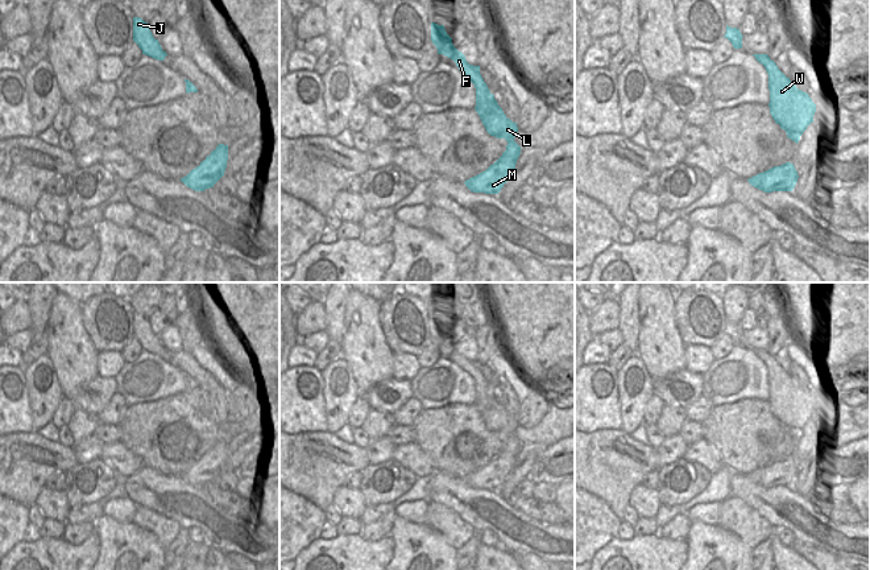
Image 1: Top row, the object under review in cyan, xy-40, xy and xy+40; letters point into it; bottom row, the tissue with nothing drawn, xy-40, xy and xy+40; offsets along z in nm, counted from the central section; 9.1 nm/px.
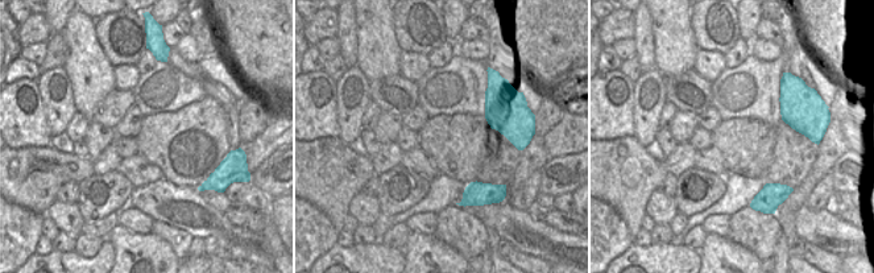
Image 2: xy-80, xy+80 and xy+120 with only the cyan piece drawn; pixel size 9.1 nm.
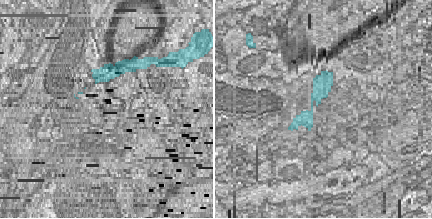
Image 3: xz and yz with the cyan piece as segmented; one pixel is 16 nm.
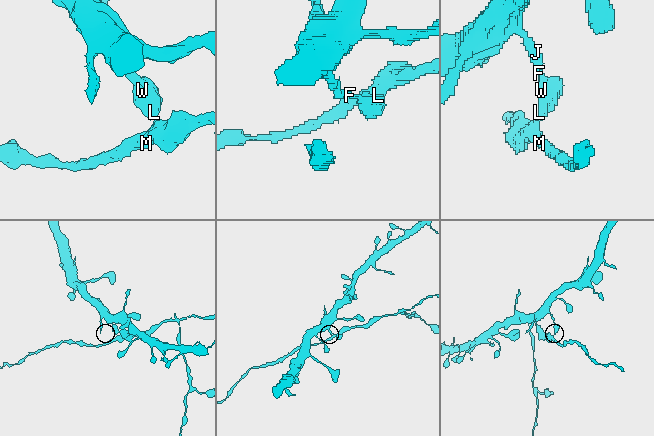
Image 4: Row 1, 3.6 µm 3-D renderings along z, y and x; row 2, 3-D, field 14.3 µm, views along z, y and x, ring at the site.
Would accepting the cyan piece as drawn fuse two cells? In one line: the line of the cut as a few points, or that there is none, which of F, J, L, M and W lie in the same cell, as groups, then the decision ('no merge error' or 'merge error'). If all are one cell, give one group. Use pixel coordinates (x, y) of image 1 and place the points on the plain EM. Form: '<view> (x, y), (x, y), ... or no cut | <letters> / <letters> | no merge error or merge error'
xy (513, 434), (508, 438) | F J L W / M | merge error

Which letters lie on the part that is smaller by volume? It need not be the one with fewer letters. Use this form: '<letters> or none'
M

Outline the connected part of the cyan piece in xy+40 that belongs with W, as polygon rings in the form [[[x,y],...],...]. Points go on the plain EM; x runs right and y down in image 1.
[[[753,350],[768,369],[770,409],[787,433],[796,439],[807,422],[813,418],[816,400],[799,385],[770,355],[767,350]]]

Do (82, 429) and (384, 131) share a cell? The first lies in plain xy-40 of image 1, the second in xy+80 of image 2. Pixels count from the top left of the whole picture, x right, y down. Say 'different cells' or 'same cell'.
same cell

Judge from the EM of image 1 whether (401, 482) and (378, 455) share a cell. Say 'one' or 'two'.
two

